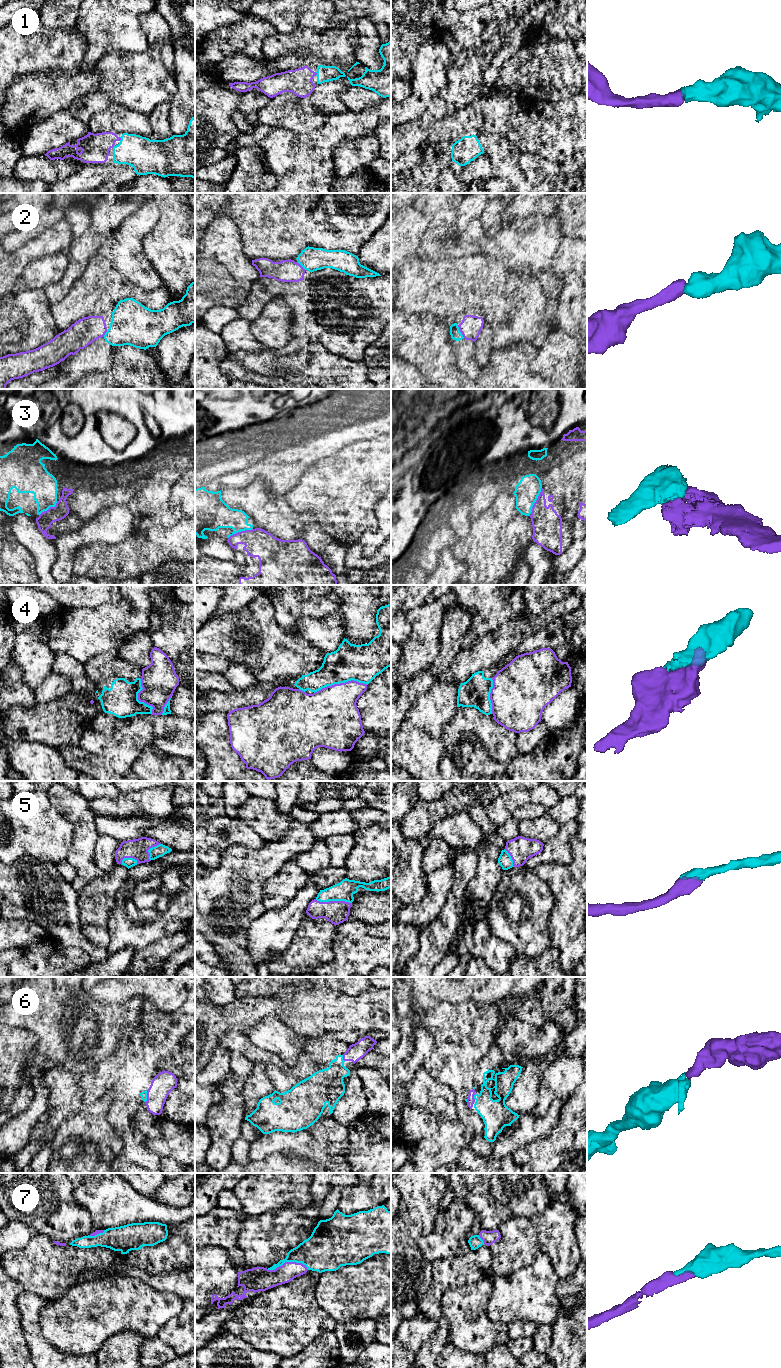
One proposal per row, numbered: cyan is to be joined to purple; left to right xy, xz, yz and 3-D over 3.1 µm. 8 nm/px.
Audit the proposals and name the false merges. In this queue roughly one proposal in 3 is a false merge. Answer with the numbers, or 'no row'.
3, 4

